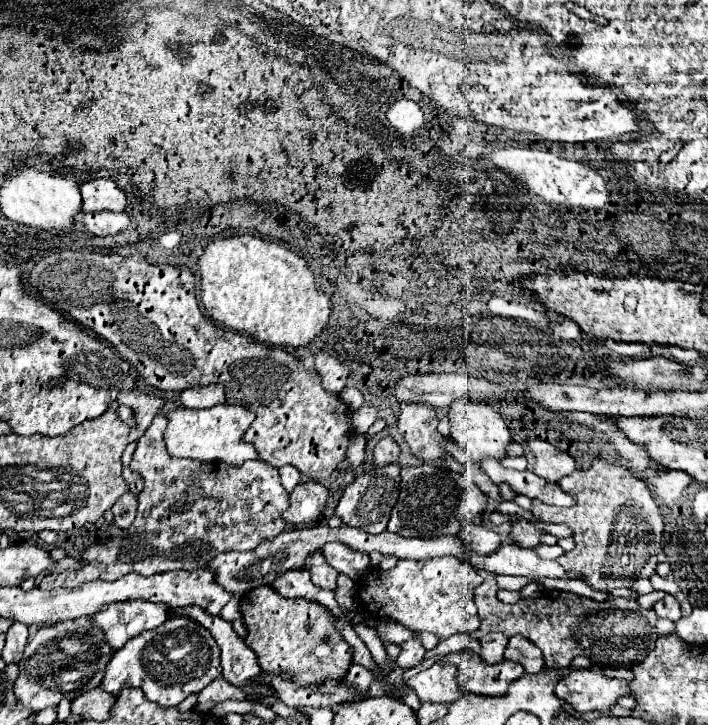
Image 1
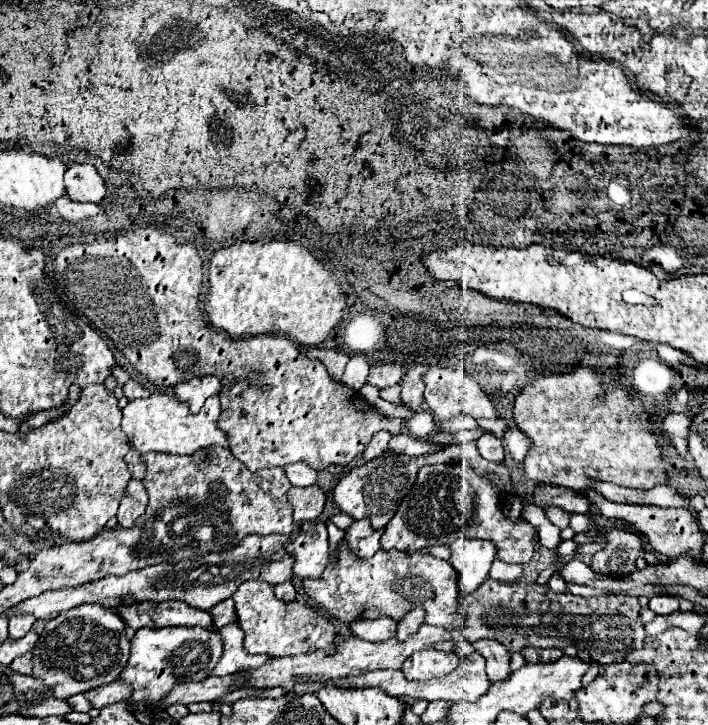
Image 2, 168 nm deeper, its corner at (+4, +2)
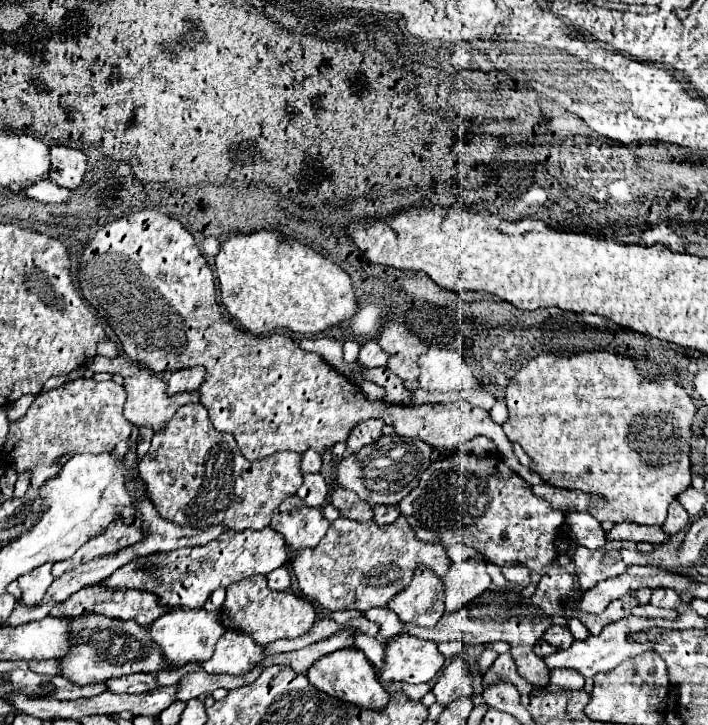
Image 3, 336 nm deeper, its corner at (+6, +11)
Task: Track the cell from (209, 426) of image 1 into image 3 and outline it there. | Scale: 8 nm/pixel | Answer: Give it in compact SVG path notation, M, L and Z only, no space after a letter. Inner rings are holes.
M140 369L136 375L126 377L122 385L128 393L124 417L136 427L152 425L154 431L162 429L162 425L176 413L178 407L200 399L198 391L168 397L166 383L158 375L152 375L150 369Z

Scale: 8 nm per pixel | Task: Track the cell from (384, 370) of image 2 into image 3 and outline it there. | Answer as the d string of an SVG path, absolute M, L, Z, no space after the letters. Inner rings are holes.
M364 343L360 347L360 355L358 355L360 365L364 365L364 367L386 367L386 361L388 361L388 353L384 353L378 343Z

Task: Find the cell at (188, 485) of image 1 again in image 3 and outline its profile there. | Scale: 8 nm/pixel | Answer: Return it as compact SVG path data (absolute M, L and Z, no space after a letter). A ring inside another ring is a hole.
M194 403L180 407L166 429L154 433L150 451L140 459L140 475L162 519L198 529L224 523L230 531L244 531L268 527L278 505L298 491L302 485L300 461L302 455L294 451L248 461L236 447L234 435L216 431L206 407Z

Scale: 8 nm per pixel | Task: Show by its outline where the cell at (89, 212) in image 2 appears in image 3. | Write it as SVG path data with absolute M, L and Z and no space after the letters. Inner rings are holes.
M42 179L42 181L36 181L34 185L26 185L24 193L26 193L26 197L36 199L40 203L64 203L70 197L68 189L58 187L50 179Z

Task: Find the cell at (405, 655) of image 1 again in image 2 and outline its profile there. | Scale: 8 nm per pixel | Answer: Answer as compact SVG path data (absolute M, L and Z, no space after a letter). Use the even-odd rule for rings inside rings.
M416 608L416 610L412 610L410 614L406 614L400 622L398 622L398 634L396 634L396 638L402 642L402 640L406 640L410 634L414 634L416 630L418 630L418 626L424 622L424 610L420 610L420 608Z

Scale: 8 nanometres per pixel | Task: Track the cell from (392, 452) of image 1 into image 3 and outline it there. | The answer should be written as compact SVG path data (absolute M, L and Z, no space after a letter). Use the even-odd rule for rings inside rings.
M368 419L368 421L360 421L358 425L354 425L354 429L350 431L350 437L346 441L346 445L352 449L352 453L358 453L364 445L374 443L380 435L382 435L382 419Z

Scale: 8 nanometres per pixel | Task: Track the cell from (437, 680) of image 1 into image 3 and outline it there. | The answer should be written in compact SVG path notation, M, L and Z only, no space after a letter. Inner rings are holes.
M408 633L384 641L384 667L376 673L380 683L428 683L444 667L438 645Z

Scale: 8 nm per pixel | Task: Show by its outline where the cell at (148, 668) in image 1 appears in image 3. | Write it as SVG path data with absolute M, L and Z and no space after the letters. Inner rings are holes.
M170 609L162 617L158 617L152 627L150 635L164 651L166 659L174 665L184 665L188 661L206 661L214 653L216 641L222 637L226 629L220 623L220 613L204 611L204 609Z

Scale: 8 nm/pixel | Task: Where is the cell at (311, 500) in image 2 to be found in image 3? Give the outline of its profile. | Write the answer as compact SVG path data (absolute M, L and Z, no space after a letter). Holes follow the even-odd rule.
M306 473L304 483L296 495L300 499L304 499L308 507L320 507L328 495L328 485L326 485L322 473Z

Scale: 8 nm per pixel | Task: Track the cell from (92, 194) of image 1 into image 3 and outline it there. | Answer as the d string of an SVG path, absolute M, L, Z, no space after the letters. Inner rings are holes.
M50 147L50 161L54 161L54 169L50 169L50 179L66 189L76 189L86 173L86 155L78 149L70 147Z

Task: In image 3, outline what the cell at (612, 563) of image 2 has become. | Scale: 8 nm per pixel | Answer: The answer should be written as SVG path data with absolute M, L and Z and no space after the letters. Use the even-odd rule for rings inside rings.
M576 547L572 559L576 565L576 581L578 581L578 591L586 591L590 589L596 581L598 581L598 573L602 569L600 561L602 561L604 553L602 551L592 551L586 547Z

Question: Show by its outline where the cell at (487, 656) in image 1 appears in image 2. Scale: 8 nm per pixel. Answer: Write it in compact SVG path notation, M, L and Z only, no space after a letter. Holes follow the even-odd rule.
M480 640L474 644L474 648L486 658L486 672L492 682L498 682L498 680L504 680L510 676L510 668L508 668L510 654L508 654L508 650L504 650L502 642Z

